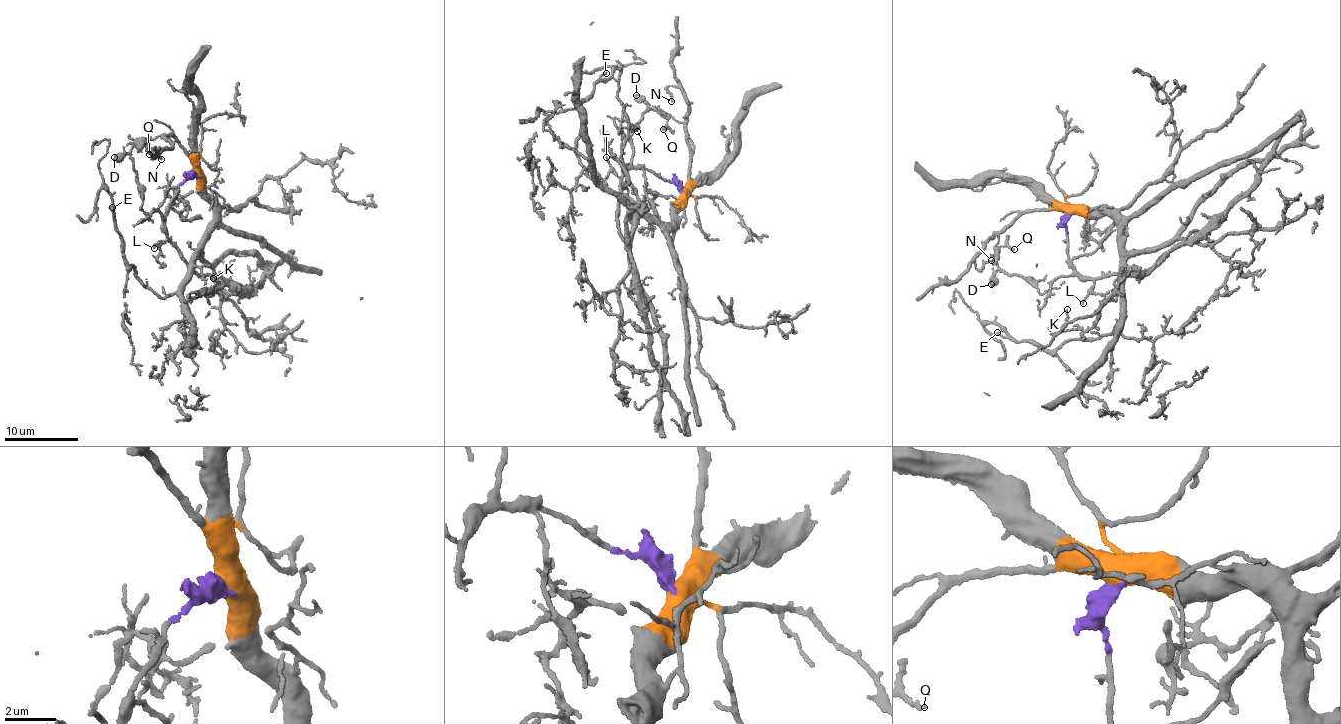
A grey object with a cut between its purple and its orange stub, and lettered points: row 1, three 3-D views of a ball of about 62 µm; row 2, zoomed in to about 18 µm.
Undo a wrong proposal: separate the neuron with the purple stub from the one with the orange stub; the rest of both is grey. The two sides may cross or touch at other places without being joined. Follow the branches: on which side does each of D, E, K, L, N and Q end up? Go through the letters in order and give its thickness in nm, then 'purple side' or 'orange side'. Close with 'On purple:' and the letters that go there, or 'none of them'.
D: 550 nm thick; orange side
E: 150 nm thick; orange side
K: 120 nm thick; purple side
L: 120 nm thick; purple side
N: 140 nm thick; orange side
Q: 110 nm thick; orange side
On purple: K, L

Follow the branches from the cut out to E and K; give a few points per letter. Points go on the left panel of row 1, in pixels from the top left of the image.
E: (195, 173), (210, 195), (213, 216), (190, 280), (184, 288), (169, 295), (161, 297), (125, 262), (113, 207)
K: (195, 173), (175, 194), (164, 225), (186, 263), (228, 291), (225, 283), (208, 294), (213, 278)

